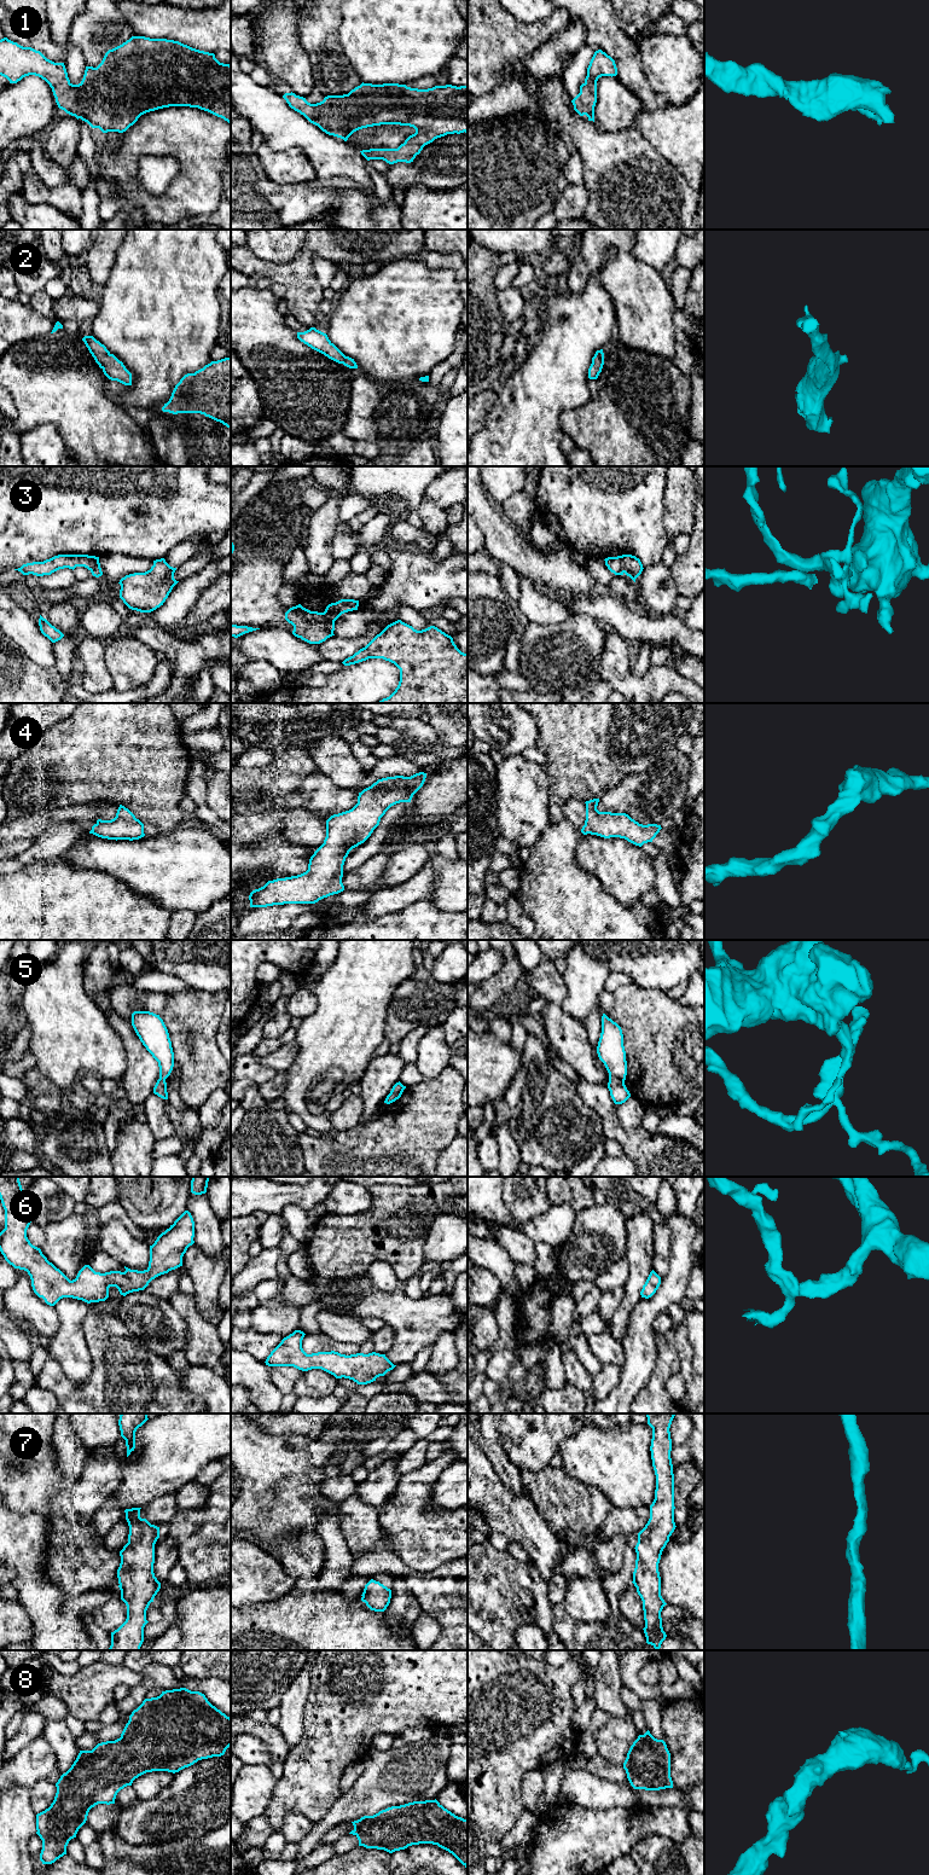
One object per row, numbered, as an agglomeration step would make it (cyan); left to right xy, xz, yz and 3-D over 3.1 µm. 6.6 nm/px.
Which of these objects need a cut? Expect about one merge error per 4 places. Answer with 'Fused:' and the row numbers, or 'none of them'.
Fused: 3, 5

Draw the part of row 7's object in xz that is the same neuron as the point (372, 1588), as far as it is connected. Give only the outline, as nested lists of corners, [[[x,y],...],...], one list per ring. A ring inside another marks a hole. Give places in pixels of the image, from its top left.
[[[371,1579],[364,1589],[361,1601],[374,1612],[384,1612],[390,1603],[391,1590]]]

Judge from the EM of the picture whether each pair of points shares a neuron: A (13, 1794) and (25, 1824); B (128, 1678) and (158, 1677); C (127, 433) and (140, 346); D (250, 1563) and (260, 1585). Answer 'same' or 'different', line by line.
A: same
B: different
C: different
D: same

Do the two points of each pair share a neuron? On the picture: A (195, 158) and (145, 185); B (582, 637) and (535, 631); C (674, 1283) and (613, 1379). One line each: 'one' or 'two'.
A: two
B: one
C: two

